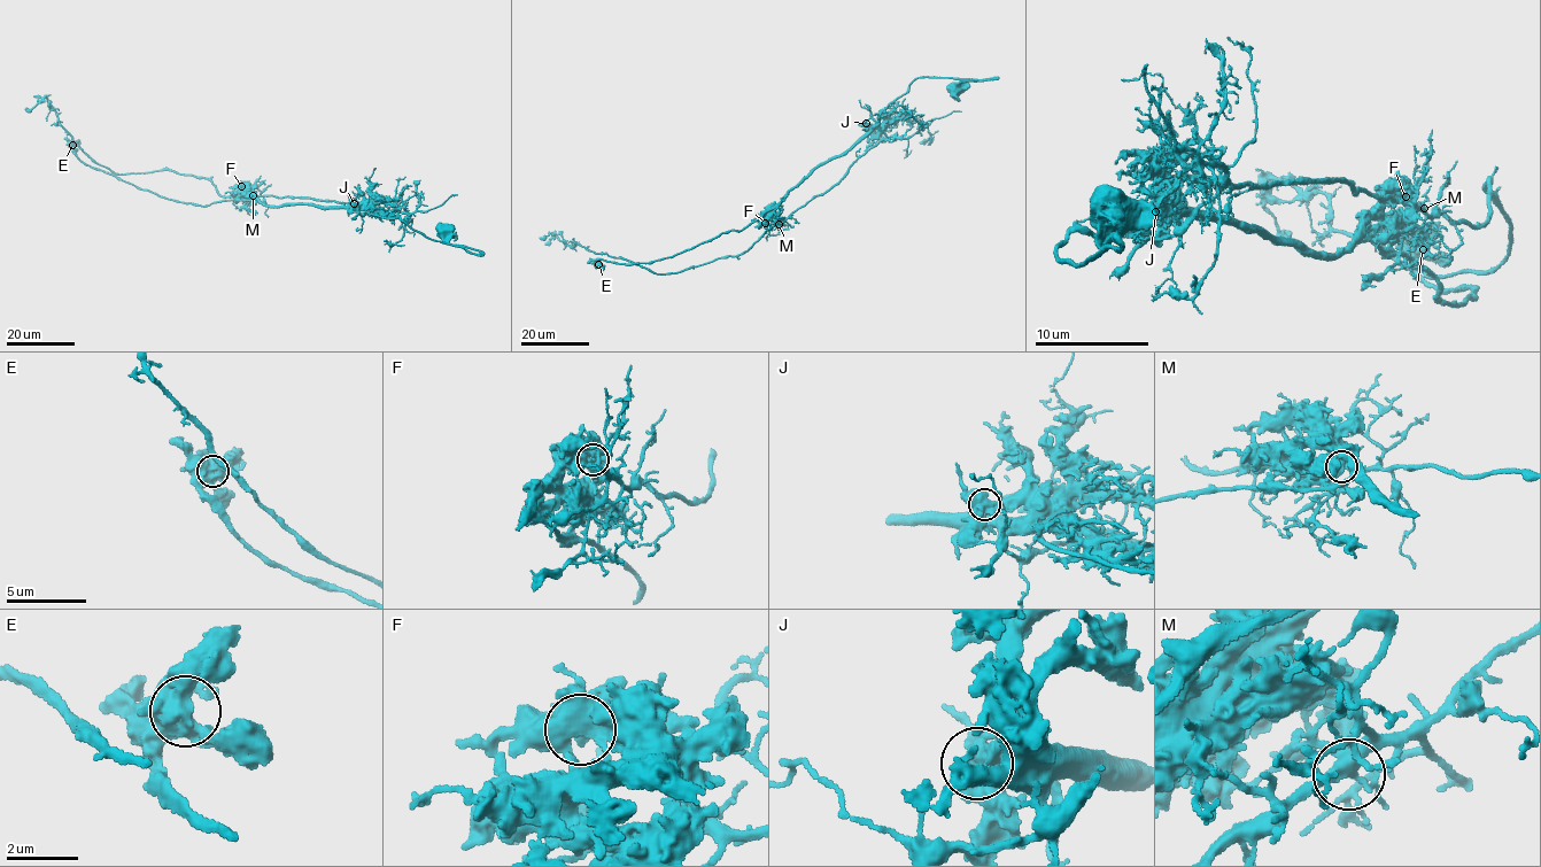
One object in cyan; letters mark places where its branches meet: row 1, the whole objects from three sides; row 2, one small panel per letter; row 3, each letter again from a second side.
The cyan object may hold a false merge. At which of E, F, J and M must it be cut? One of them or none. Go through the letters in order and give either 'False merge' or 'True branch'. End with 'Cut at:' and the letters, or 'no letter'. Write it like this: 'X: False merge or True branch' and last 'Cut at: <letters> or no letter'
E: True branch
F: False merge
J: True branch
M: True branch
Cut at: F

